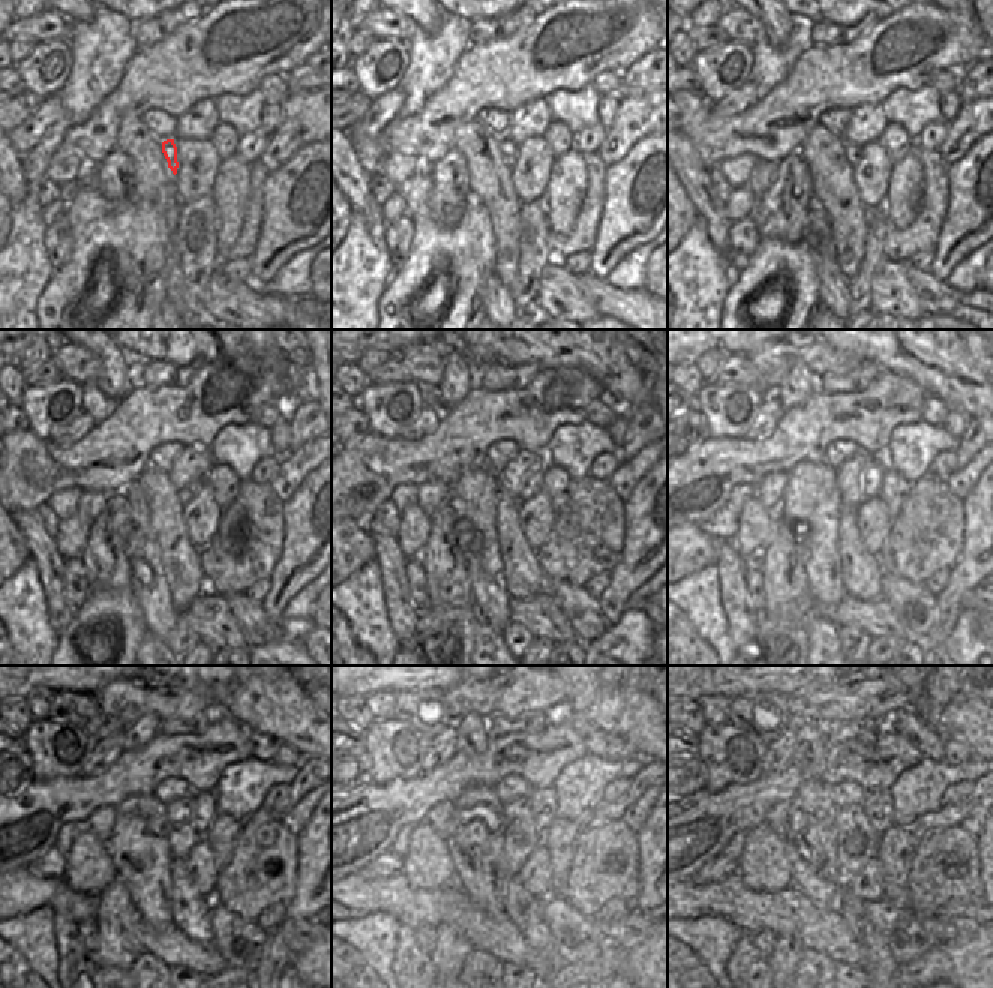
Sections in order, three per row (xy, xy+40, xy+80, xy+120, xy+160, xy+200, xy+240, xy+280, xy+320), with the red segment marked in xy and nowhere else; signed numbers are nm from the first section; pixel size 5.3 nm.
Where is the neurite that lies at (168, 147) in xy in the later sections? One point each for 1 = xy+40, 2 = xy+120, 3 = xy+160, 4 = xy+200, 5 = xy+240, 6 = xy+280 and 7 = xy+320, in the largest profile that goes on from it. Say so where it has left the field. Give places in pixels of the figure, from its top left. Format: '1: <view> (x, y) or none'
1: xy+40 (507, 149)
2: xy+120 (186, 494)
3: xy+160 (534, 485)
4: xy+200 (873, 476)
5: xy+240 (206, 808)
6: xy+280 (542, 801)
7: xy+320 (879, 804)

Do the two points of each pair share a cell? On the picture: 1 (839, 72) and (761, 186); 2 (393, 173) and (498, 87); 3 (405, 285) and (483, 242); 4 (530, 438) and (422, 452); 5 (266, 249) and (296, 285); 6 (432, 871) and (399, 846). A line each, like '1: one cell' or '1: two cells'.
1: two cells
2: two cells
3: one cell
4: one cell
5: two cells
6: two cells

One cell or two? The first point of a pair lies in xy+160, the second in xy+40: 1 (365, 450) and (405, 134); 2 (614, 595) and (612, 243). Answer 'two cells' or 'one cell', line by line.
1: one cell
2: one cell

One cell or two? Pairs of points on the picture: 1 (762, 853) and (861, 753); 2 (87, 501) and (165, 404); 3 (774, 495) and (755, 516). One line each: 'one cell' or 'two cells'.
1: two cells
2: two cells
3: two cells

